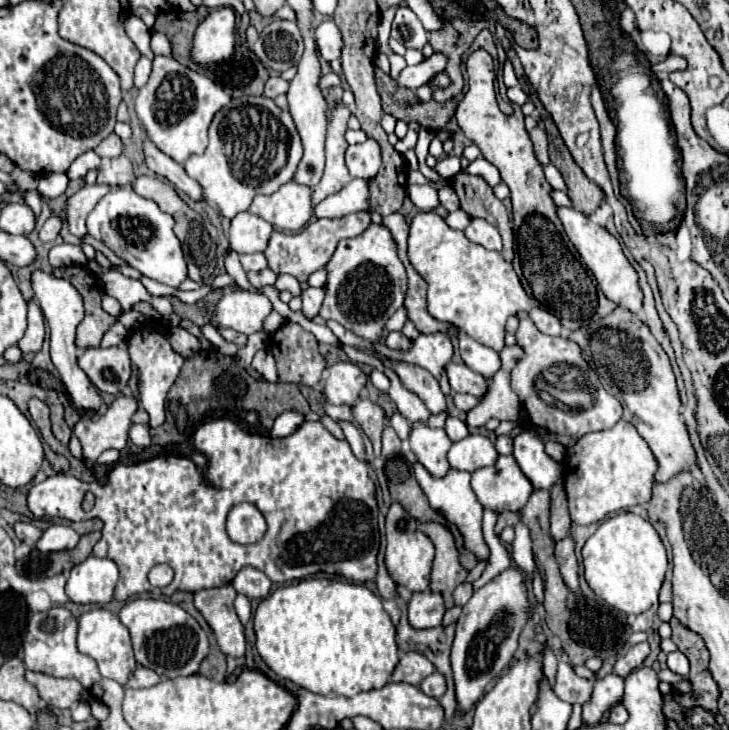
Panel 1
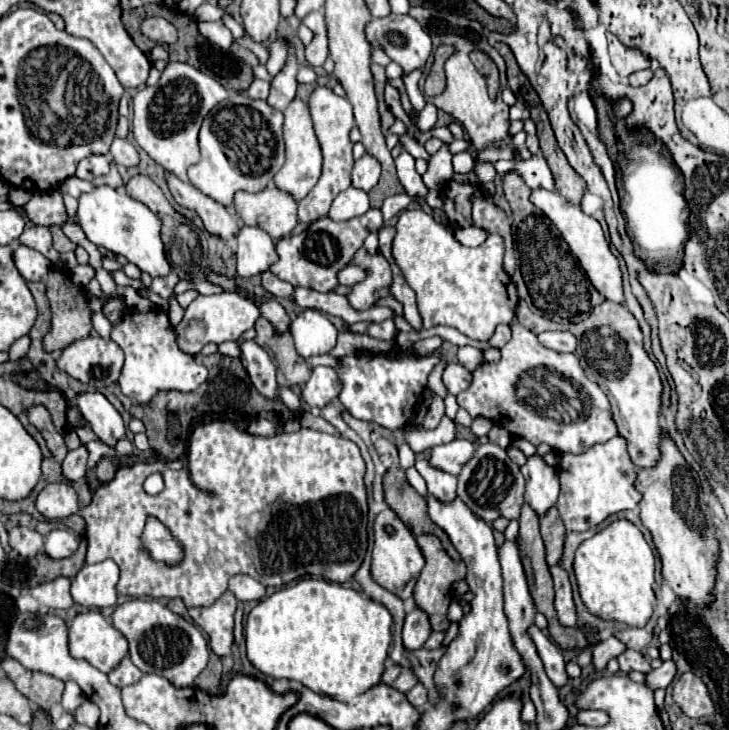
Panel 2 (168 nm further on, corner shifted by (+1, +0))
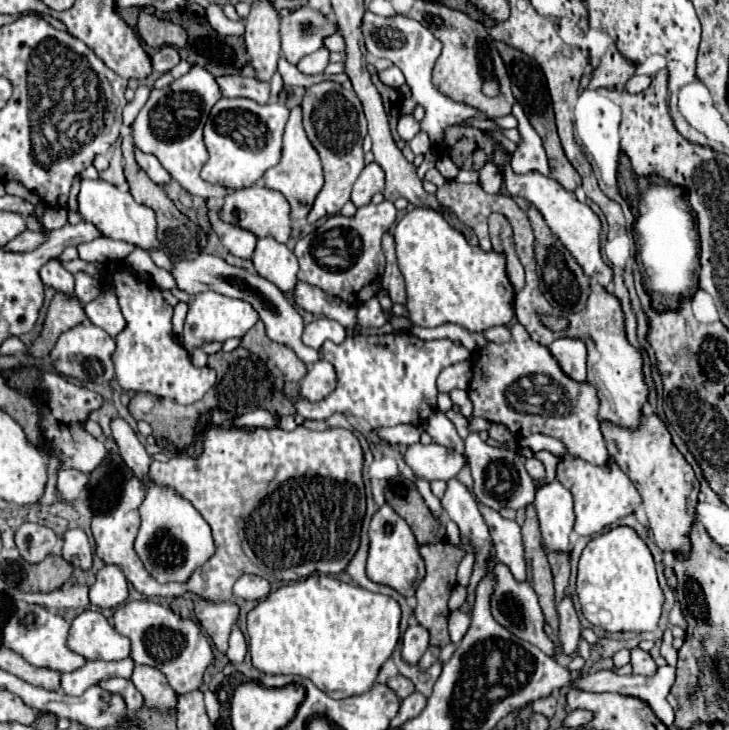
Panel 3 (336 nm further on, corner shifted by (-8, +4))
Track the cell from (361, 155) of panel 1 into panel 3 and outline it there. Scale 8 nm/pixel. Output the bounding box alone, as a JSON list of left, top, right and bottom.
[352,162,384,208]

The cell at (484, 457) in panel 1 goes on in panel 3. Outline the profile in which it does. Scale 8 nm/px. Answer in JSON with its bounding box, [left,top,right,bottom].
[404,444,466,482]

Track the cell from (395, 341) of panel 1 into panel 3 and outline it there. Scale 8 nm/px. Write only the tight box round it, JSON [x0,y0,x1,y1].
[358,298,388,328]

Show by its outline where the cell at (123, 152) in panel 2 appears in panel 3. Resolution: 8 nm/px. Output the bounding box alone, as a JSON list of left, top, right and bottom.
[136,150,170,186]

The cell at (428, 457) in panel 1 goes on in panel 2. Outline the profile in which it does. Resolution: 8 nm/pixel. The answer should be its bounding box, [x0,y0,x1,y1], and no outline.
[415,448,457,500]

